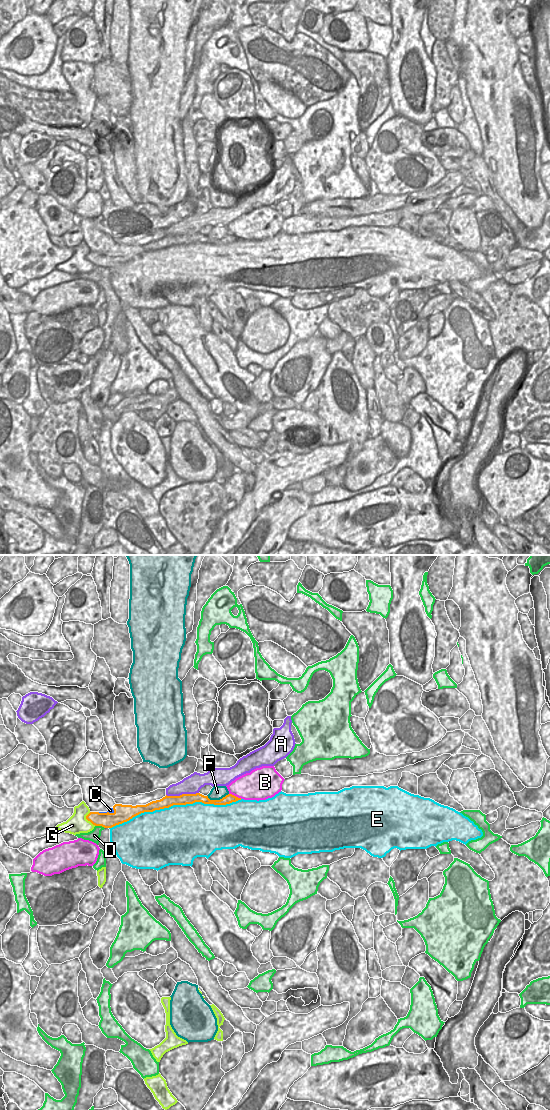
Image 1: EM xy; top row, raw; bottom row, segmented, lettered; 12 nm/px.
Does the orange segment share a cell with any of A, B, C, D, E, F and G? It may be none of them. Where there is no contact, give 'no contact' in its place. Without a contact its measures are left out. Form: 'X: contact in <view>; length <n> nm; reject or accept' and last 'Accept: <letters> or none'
A: contact in xy; length 400 nm; reject
B: contact in xy; length 170 nm; reject
C: contact in xy; length 200 nm; accept
D: contact in xy; length 130 nm; reject
E: contact in xy; length 1650 nm; reject
F: contact in xy; length 260 nm; reject
G: contact in xy; length 180 nm; reject
Accept: C

